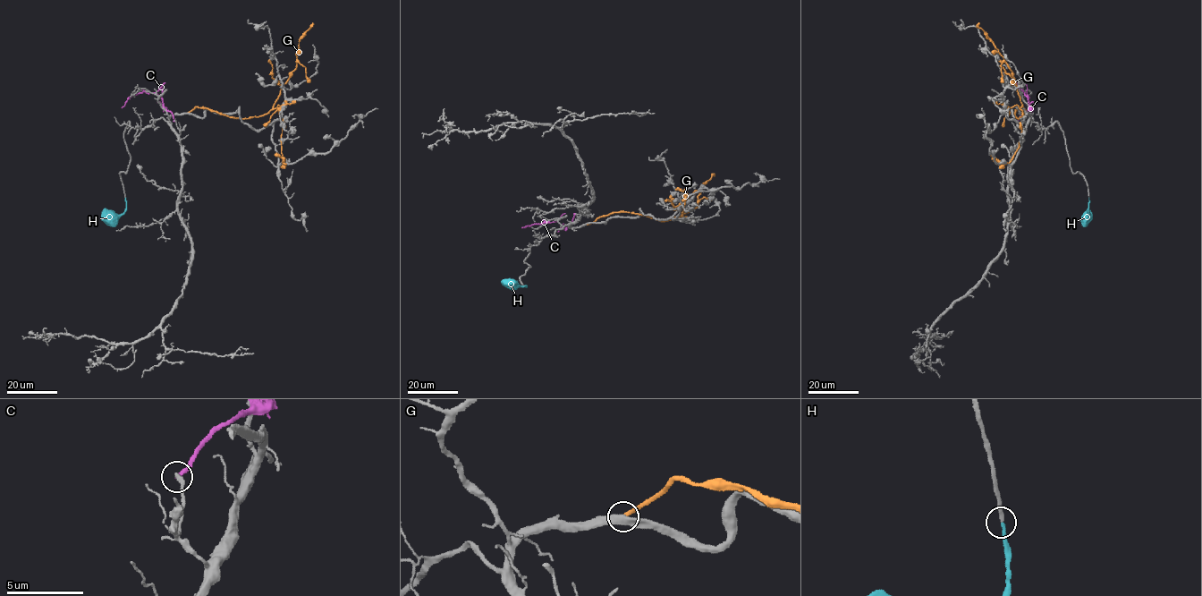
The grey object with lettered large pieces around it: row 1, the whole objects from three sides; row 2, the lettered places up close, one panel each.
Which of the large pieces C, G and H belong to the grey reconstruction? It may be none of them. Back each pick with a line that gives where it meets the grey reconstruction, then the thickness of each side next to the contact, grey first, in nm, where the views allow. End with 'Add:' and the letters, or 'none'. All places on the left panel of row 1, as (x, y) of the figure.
H: (125, 197) | 240/190 nm
Add: H

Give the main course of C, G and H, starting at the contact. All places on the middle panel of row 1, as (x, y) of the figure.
C: (574, 214), (566, 225), (555, 221), (521, 227)
G: (588, 224), (615, 212), (629, 212), (661, 221), (674, 218), (698, 206), (700, 188), (714, 175)
H: (525, 286), (502, 280)

